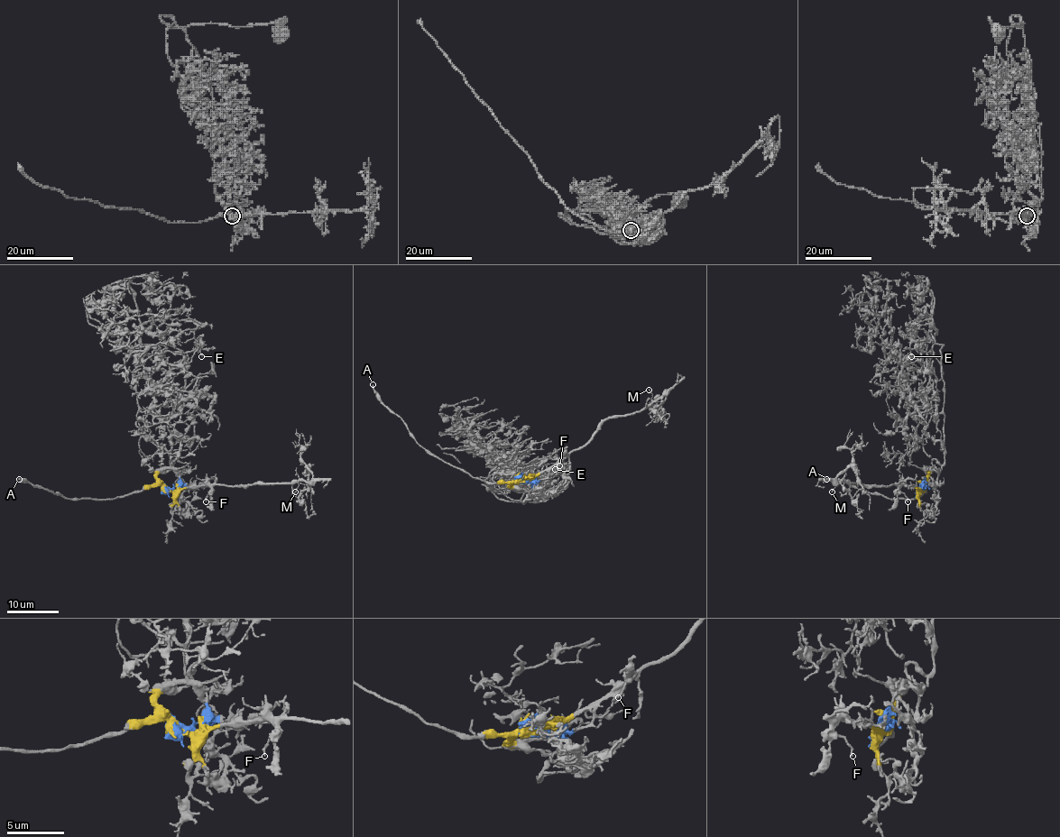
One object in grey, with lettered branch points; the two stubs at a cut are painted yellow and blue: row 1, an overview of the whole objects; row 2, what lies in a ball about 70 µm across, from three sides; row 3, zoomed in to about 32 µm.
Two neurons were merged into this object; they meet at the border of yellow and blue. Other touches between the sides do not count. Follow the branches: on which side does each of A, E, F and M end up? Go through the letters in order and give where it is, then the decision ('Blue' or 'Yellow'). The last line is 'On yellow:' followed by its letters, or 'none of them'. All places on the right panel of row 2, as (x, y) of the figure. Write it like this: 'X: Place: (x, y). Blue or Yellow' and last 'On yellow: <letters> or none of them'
A: Place: (826, 479). Yellow
E: Place: (911, 356). Blue
F: Place: (907, 501). Yellow
M: Place: (832, 492). Yellow
On yellow: A, F, M

